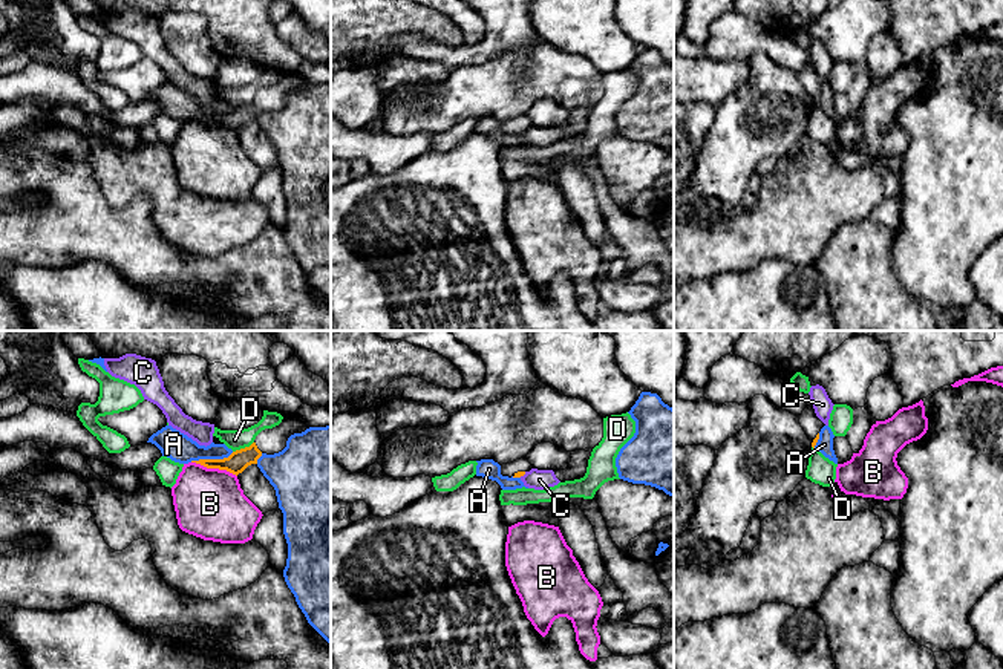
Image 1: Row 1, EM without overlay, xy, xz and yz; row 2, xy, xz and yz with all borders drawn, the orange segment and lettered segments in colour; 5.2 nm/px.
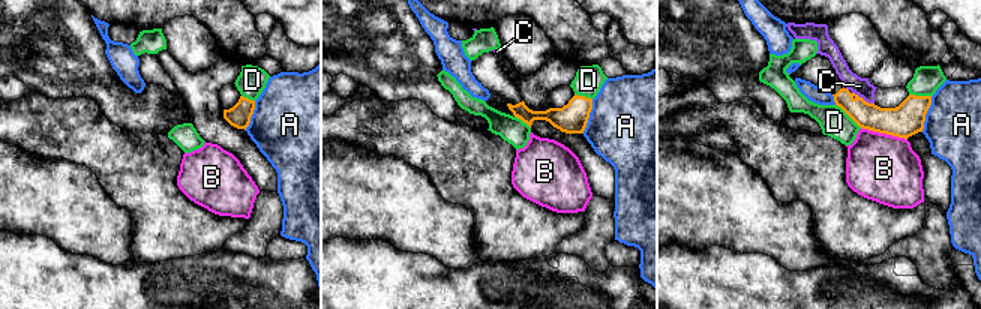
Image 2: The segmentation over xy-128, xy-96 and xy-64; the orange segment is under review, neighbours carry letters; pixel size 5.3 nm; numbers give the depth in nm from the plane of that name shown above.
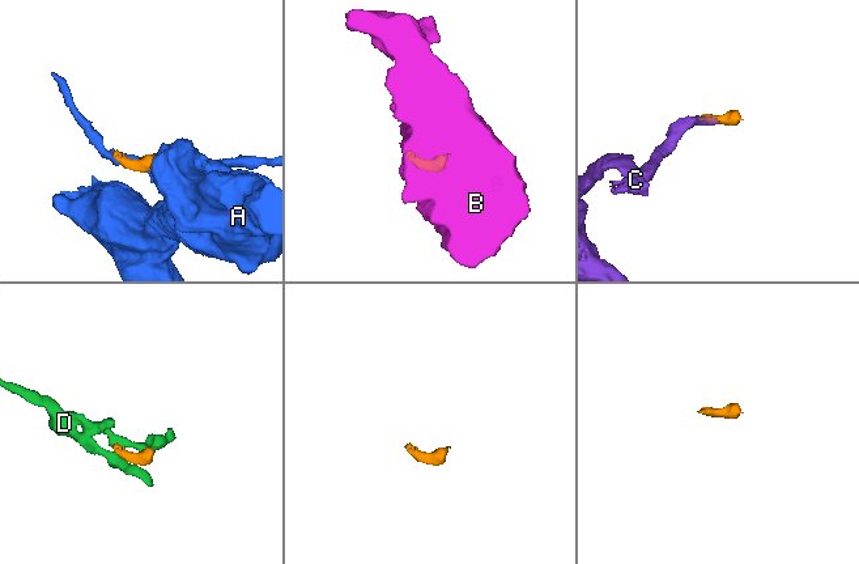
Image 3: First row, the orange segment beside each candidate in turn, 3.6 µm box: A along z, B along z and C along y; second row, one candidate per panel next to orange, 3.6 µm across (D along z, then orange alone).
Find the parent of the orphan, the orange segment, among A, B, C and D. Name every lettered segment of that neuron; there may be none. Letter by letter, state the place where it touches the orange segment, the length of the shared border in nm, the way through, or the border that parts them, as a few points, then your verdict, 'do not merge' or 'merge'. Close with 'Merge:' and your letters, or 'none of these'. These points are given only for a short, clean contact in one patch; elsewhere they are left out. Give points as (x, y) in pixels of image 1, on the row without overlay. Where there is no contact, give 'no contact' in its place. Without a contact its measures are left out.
A: xy (212, 117) | 240 nm | do not merge
B: xy (215, 124) | 260 nm | along xy (192, 118), (207, 124), (225, 126), (236, 133) | do not merge
C: xz (522, 132) | 50 nm | along xz (526, 129), (519, 133) | do not merge
D: xy (242, 106) | 130 nm | do not merge
Merge: none of these

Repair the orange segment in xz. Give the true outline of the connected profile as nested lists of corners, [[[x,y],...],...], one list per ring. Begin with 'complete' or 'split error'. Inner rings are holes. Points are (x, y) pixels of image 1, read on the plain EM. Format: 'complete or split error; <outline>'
split error; [[[521,115],[516,116],[510,121],[502,121],[501,122],[501,132],[502,133],[508,133],[508,135],[521,135],[524,133],[527,129],[530,129],[533,126],[533,122],[528,119],[527,115]]]

